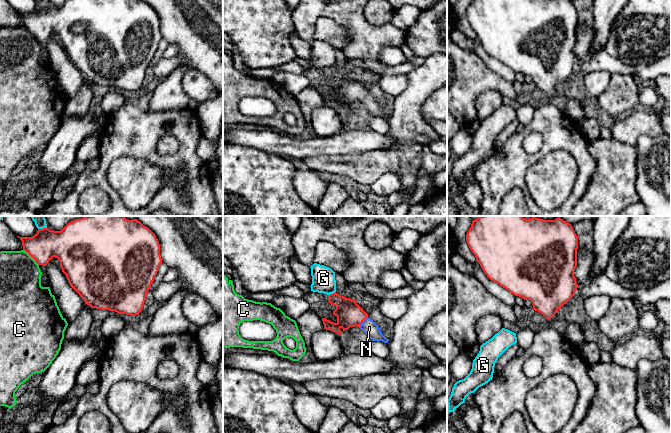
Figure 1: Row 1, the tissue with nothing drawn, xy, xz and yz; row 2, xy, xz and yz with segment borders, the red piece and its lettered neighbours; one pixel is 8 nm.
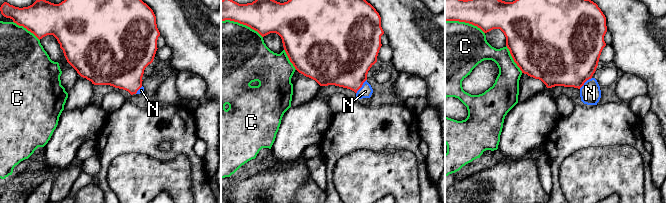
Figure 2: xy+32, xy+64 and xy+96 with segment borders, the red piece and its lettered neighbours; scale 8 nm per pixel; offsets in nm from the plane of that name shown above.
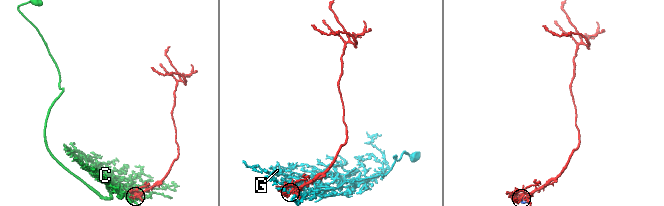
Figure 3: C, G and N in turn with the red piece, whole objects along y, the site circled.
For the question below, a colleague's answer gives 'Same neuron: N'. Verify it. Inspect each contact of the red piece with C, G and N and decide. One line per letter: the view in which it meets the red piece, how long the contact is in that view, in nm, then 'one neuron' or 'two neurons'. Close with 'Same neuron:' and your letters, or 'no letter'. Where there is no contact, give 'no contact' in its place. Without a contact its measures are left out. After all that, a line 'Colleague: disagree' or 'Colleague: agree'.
C: xy | 180 nm | two neurons
G: xz | 70 nm | two neurons
N: xz | 120 nm | one neuron
Same neuron: N
Colleague: agree

